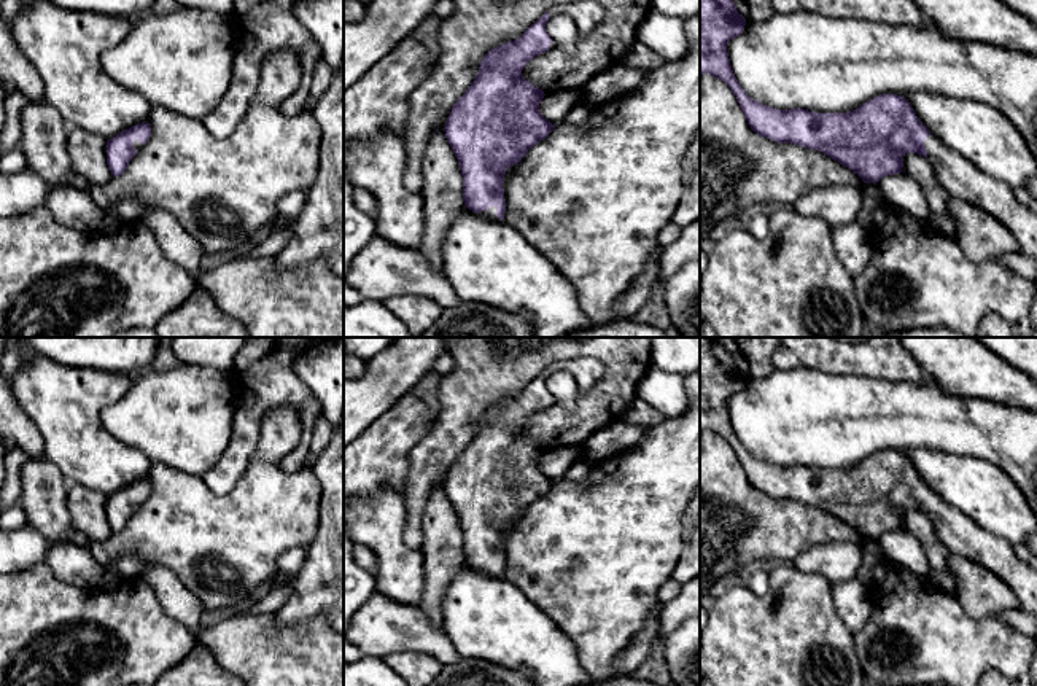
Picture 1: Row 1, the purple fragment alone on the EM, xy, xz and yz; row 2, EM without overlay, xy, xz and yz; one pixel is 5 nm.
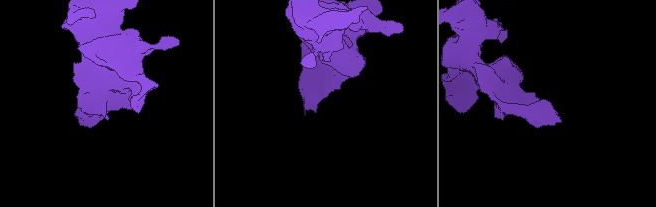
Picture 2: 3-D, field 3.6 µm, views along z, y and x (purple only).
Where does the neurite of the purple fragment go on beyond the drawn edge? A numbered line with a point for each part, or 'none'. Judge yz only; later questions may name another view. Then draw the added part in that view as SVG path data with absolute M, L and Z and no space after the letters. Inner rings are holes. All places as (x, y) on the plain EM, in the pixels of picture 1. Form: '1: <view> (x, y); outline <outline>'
1: yz (959, 533); outline M932 490L924 497L924 505L935 533L948 551L999 576L1013 591L1018 606L1037 618L1037 571L1018 559L1013 544L981 530Z

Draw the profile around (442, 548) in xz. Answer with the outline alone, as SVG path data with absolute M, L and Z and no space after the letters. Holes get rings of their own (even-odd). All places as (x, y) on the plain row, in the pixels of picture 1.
M442 484L433 489L426 503L423 535L425 587L417 606L433 627L441 629L445 589L464 562L461 525Z

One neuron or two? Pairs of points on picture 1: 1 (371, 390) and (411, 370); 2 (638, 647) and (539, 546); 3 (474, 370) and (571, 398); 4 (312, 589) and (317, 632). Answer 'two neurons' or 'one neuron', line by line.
1: one neuron
2: two neurons
3: one neuron
4: two neurons

